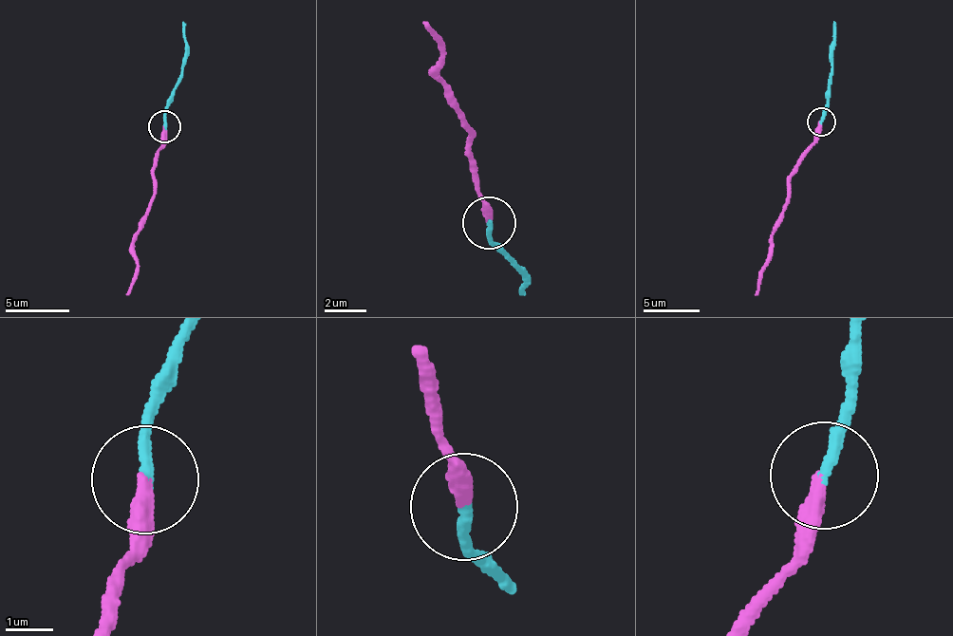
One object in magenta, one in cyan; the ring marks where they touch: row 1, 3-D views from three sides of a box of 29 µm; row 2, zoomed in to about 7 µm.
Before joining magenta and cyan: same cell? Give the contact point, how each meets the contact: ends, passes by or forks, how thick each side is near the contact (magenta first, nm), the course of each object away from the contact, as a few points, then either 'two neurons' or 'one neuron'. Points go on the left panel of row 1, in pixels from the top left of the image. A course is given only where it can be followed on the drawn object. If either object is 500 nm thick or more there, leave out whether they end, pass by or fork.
at (164, 126); magenta ends there; cyan ends there; 340 nm thick on the magenta side, 240 nm on the other; magenta runs (164, 126), (164, 144), (154, 179), (154, 201), (134, 235), (138, 271), (124, 293); cyan runs (164, 126), (183, 64), (183, 20); one neuron

